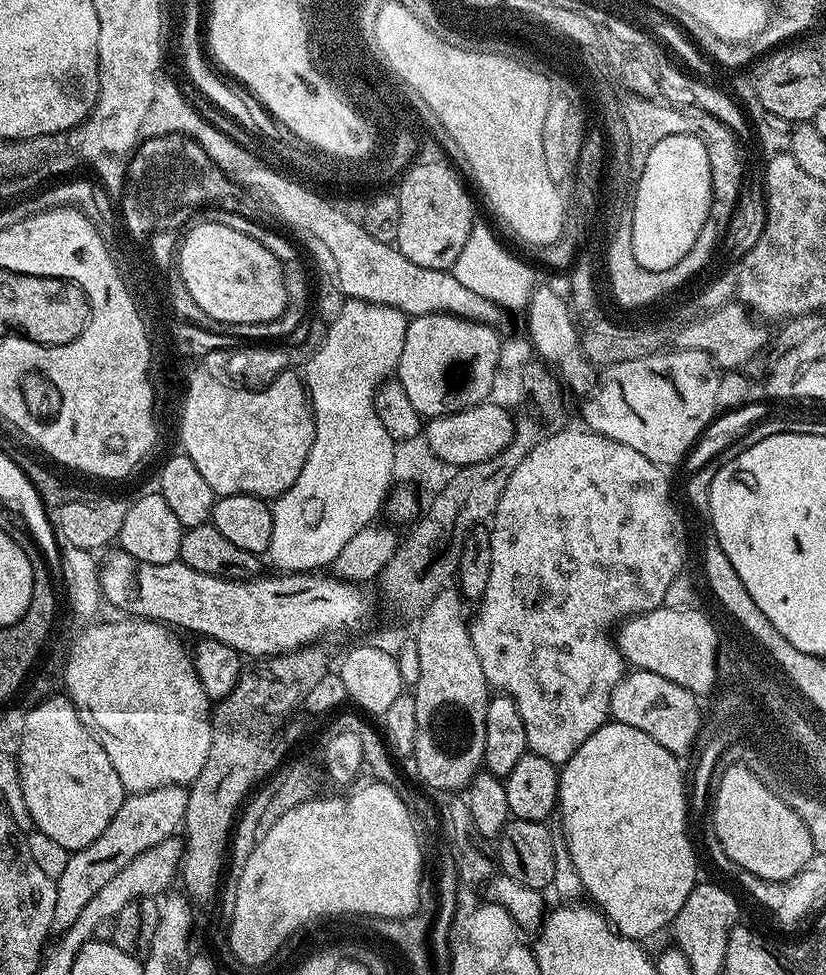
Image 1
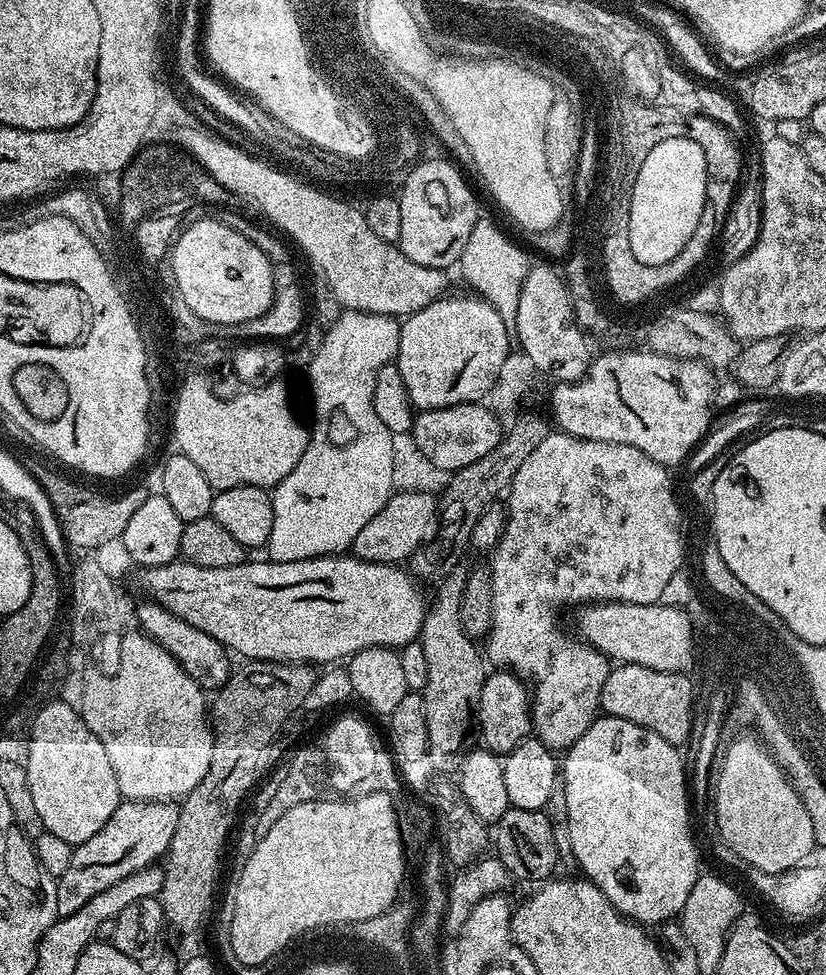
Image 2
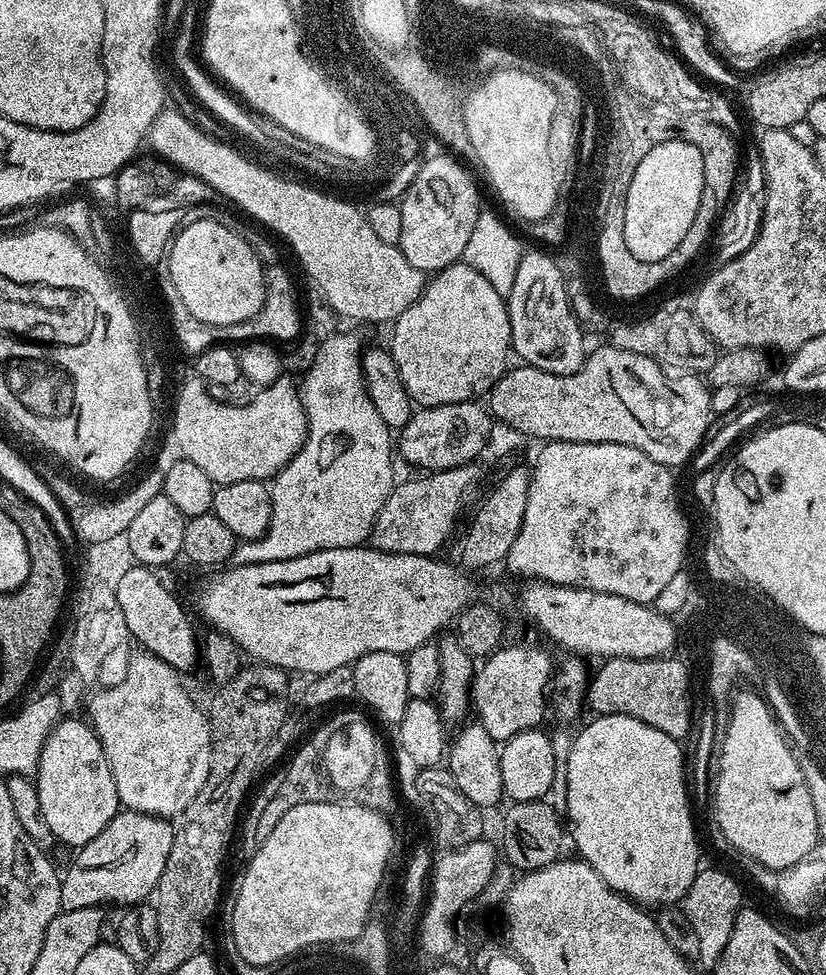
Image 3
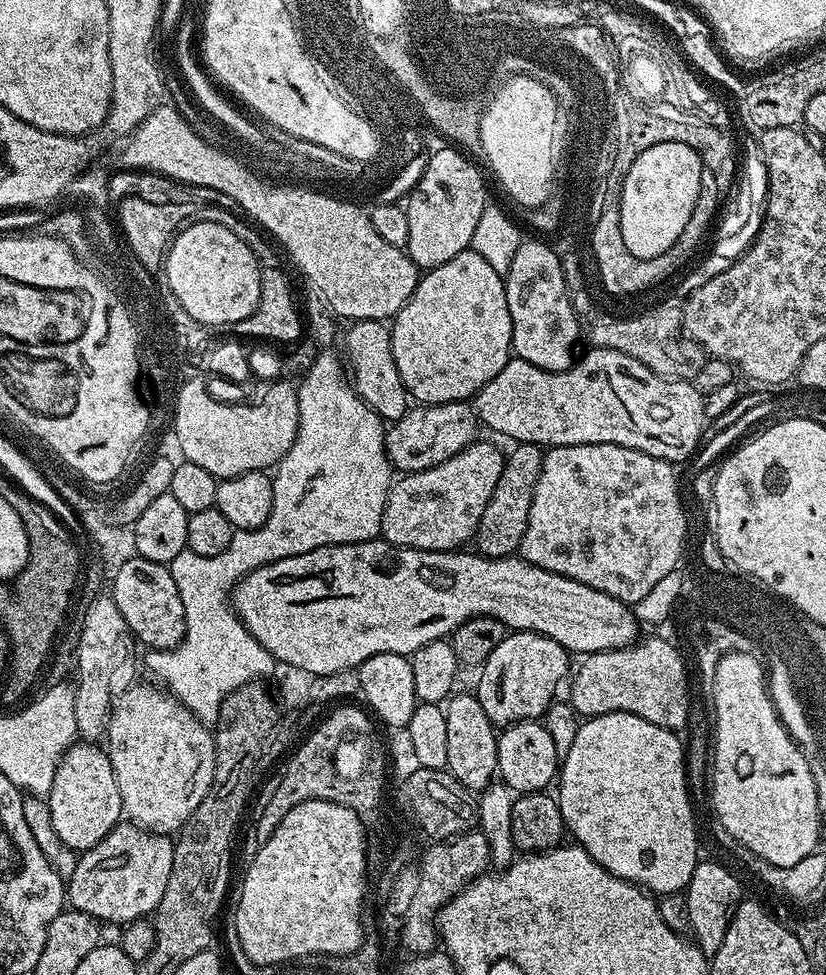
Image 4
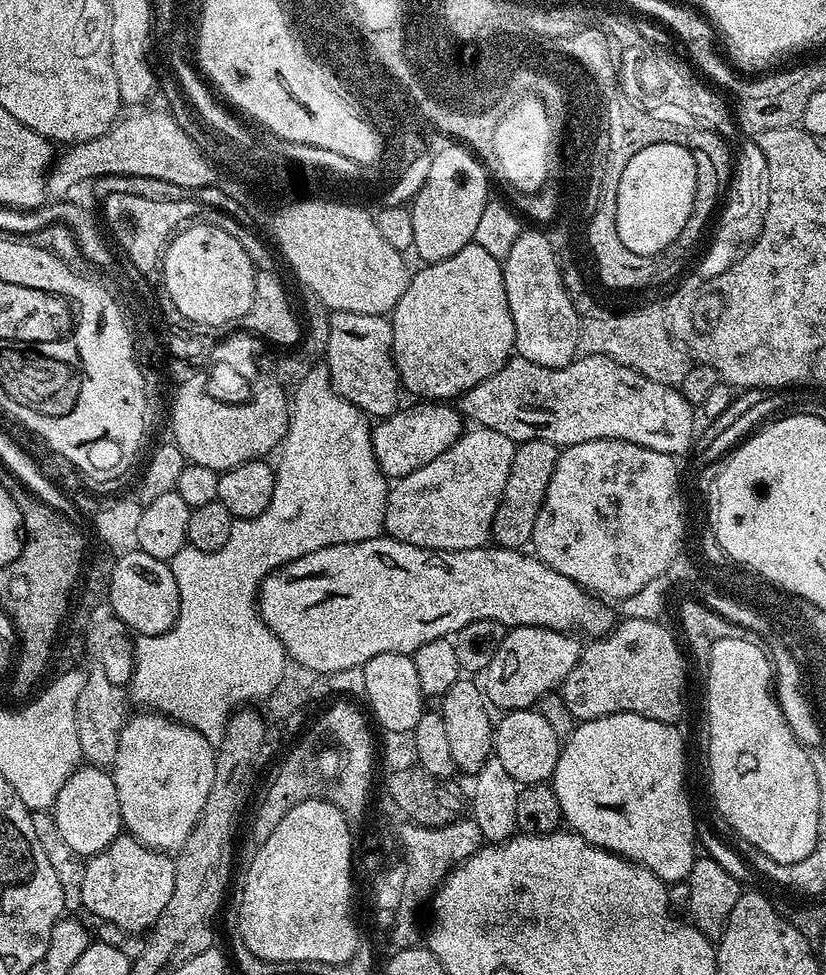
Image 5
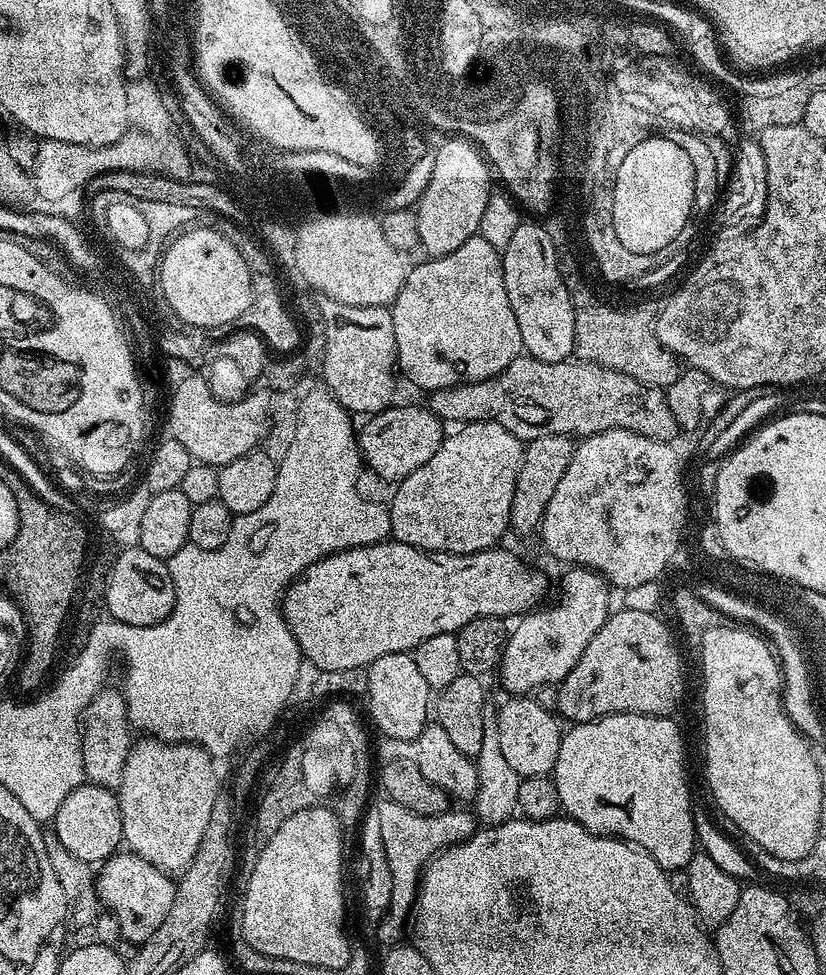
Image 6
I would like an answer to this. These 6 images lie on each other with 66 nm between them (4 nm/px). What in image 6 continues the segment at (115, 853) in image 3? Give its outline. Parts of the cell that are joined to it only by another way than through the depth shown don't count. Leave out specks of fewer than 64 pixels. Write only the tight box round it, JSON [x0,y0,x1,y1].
[96,850,177,945]

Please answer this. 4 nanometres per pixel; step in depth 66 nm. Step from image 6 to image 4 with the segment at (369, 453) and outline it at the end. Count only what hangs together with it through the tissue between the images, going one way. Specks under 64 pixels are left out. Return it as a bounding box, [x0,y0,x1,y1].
[384,403,478,473]

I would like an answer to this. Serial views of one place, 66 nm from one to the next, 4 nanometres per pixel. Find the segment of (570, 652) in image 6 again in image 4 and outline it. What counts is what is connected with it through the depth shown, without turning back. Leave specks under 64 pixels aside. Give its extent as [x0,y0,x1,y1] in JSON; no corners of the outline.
[474,631,570,726]

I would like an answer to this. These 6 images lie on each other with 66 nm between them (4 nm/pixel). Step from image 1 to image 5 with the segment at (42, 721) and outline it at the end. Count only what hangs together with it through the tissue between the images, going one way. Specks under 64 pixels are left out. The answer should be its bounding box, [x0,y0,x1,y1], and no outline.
[54,766,122,857]

